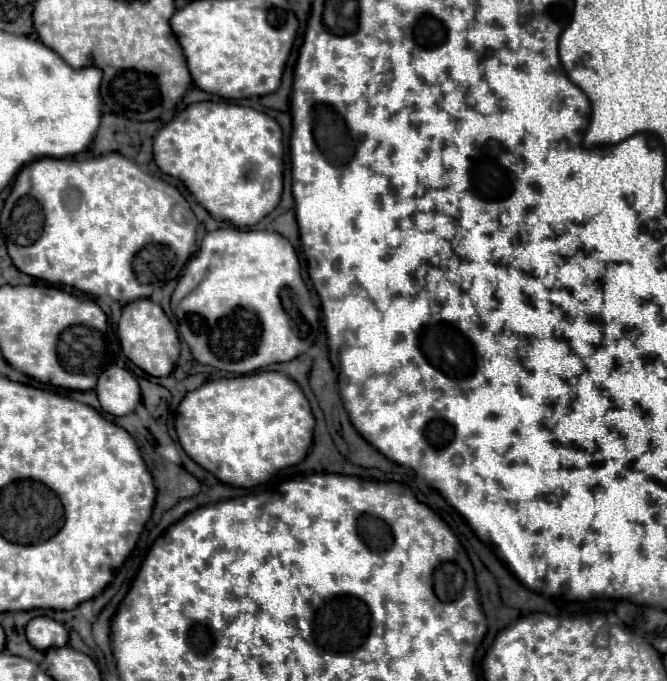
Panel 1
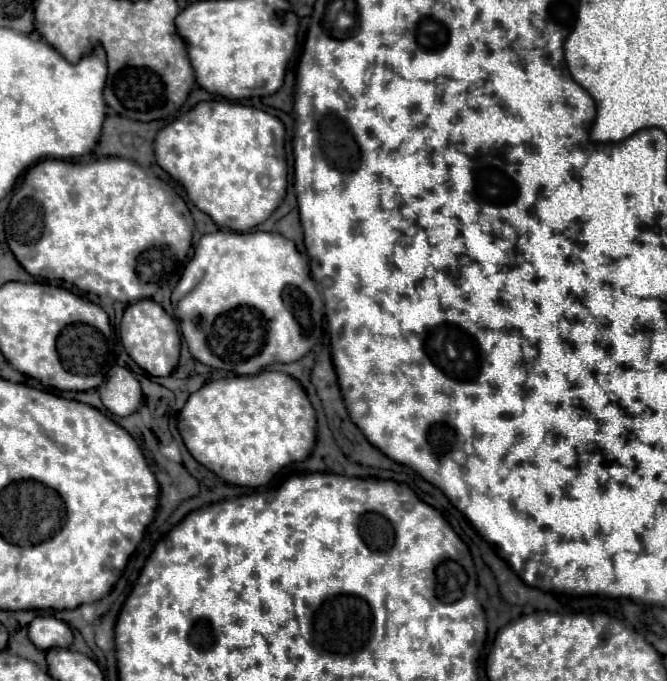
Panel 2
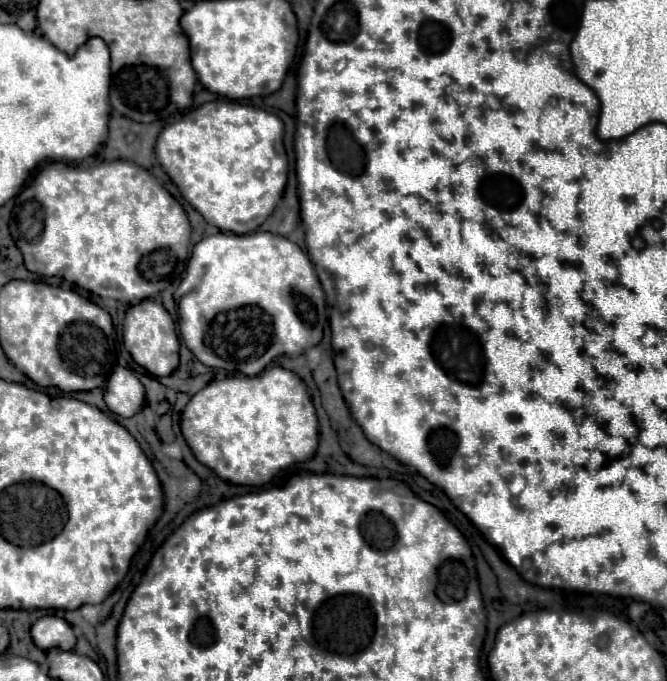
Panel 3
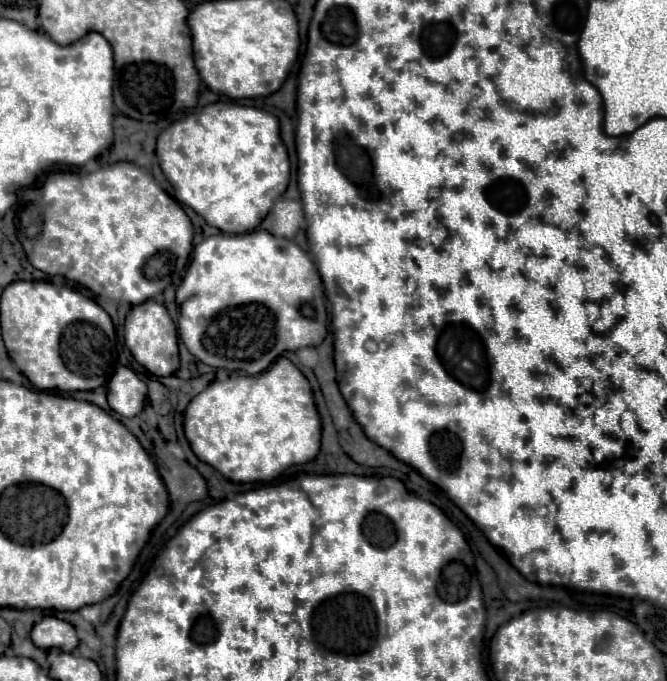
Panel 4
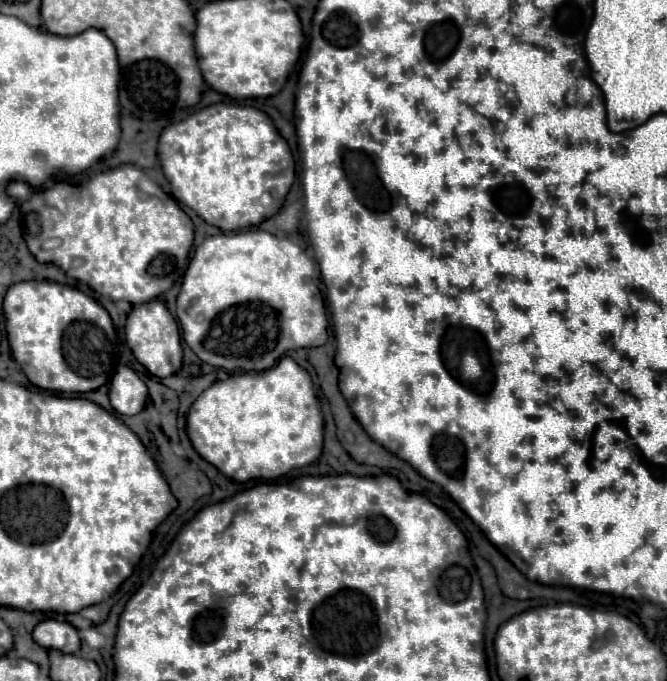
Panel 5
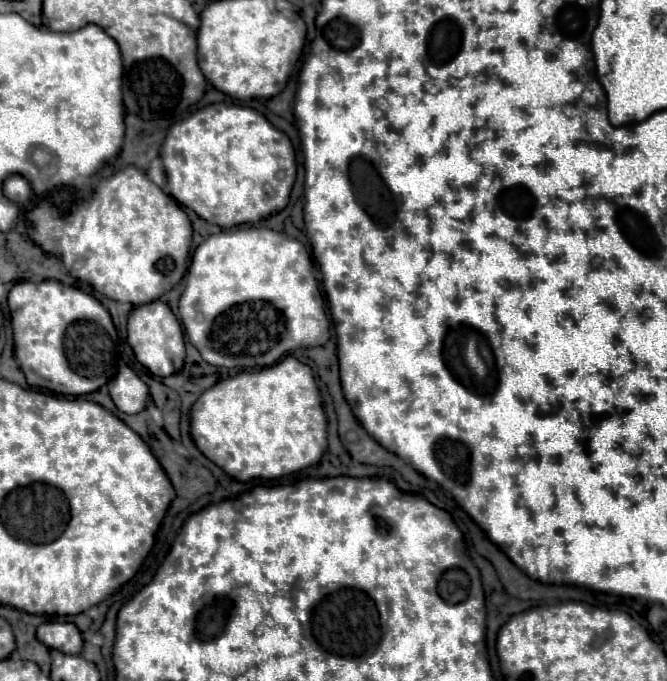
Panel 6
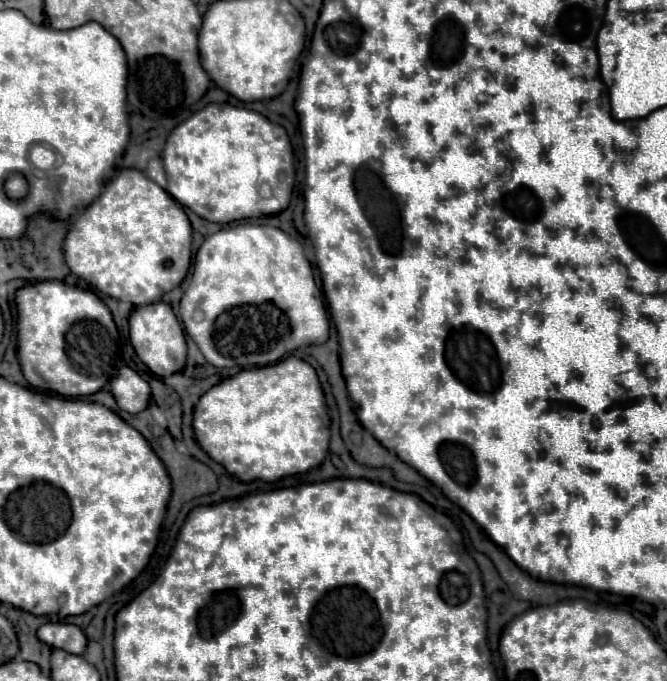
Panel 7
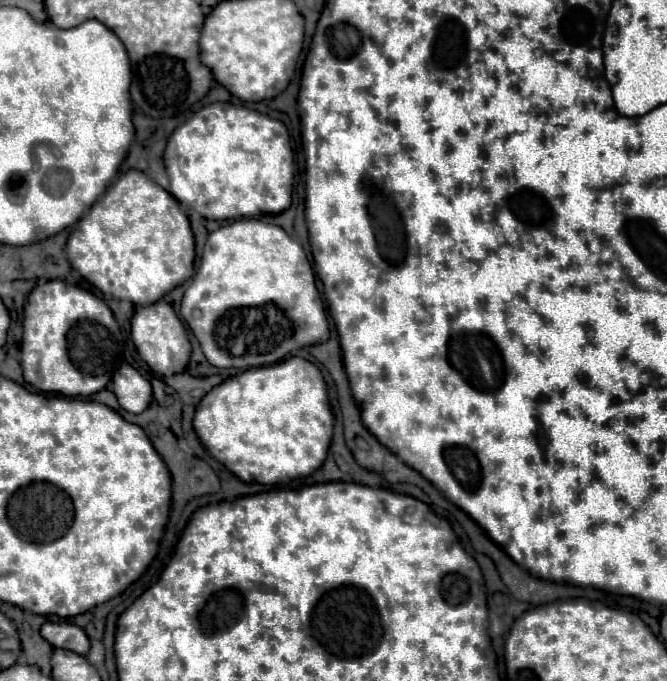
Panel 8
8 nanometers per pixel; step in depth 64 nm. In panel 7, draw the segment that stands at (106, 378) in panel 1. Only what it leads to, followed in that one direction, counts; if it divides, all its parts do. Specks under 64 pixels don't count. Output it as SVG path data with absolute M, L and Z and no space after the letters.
M122 366L118 374L110 380L110 392L116 398L120 410L138 414L148 406L150 400L150 386L142 380L132 368Z

